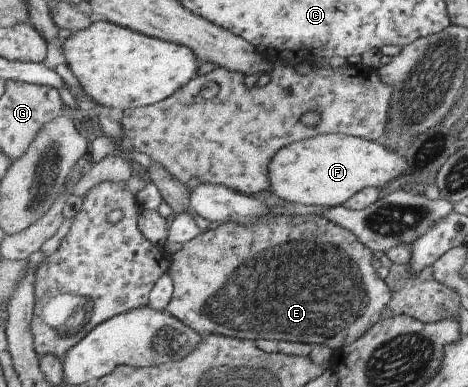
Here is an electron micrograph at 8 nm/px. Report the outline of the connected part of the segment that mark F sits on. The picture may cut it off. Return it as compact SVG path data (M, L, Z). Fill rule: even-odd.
M323 134L300 140L282 149L268 166L270 196L296 204L325 208L343 205L361 190L382 188L408 170L405 153L388 150L379 142L345 134Z

